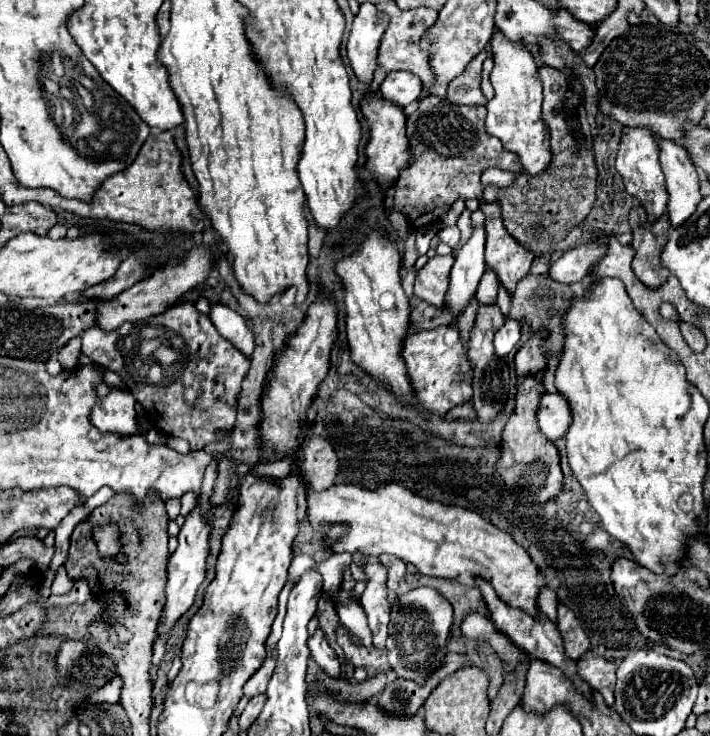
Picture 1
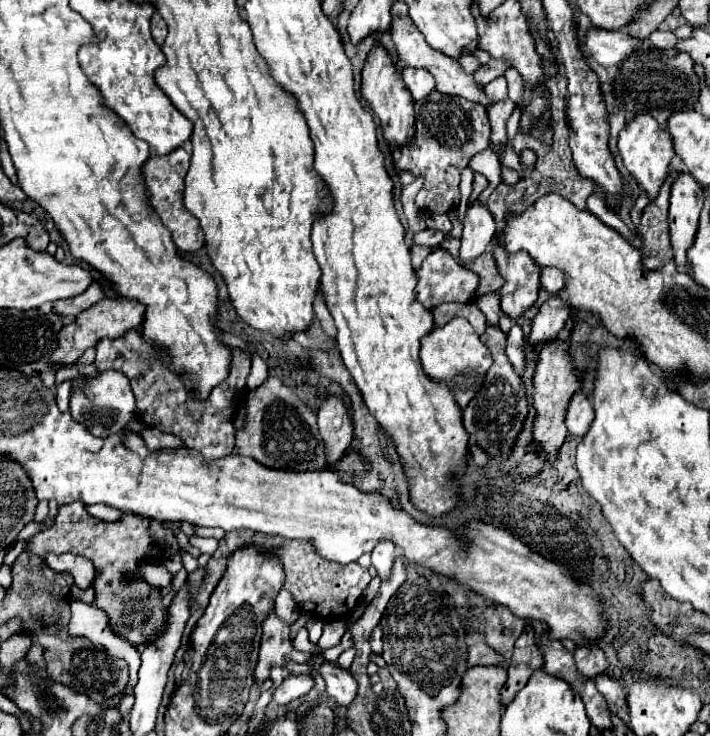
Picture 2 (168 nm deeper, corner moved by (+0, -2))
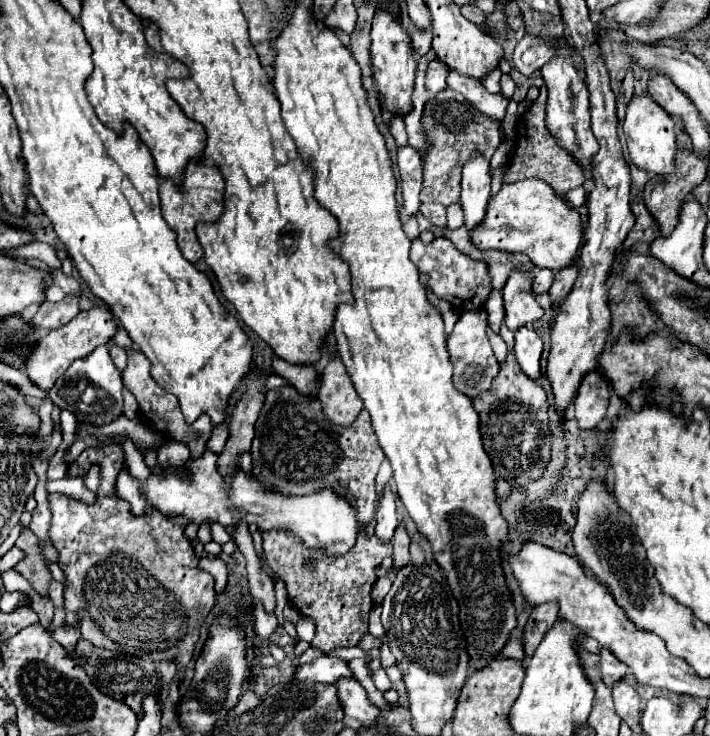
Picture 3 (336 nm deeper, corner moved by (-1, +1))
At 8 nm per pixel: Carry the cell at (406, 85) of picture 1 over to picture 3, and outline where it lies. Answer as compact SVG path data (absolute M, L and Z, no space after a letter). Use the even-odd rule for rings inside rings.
M431 61L427 67L427 91L431 93L439 93L441 89L447 87L447 67L443 67L443 63L439 61Z

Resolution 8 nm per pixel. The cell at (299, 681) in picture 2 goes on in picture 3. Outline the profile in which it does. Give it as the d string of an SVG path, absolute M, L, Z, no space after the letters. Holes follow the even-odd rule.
M323 655L321 659L315 659L307 665L299 665L295 669L293 679L295 681L313 681L313 683L333 683L339 677L351 677L351 671L347 667L347 661L331 659Z

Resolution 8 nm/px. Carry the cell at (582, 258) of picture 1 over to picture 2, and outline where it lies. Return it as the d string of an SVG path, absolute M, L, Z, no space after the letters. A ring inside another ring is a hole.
M542 268L540 276L542 288L546 288L550 294L560 294L564 288L564 274L558 272L556 268Z

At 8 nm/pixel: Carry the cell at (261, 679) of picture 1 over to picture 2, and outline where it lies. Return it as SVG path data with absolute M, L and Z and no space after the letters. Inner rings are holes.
M274 610L268 612L266 620L262 622L262 644L260 644L260 660L256 666L256 682L264 682L268 680L268 672L272 666L284 666L288 660L294 662L308 662L310 658L314 658L318 653L314 652L298 652L294 650L290 638L288 638L290 630L288 624L282 622Z

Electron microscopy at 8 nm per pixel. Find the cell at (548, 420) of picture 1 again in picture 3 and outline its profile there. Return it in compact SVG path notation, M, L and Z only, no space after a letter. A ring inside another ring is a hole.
M599 371L587 373L573 401L575 419L579 427L593 429L605 417L607 403L609 403L609 391L607 391L605 377Z

